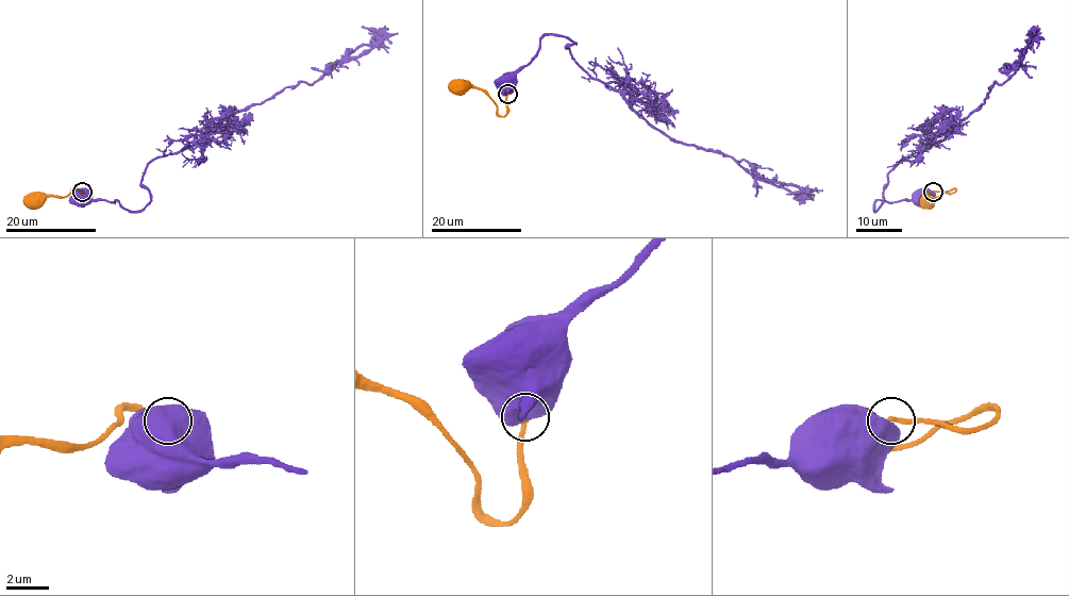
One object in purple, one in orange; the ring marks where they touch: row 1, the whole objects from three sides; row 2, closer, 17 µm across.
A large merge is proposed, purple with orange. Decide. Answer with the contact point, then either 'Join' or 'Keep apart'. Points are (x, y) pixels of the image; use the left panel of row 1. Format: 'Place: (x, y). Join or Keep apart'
Place: (82, 192). Keep apart

